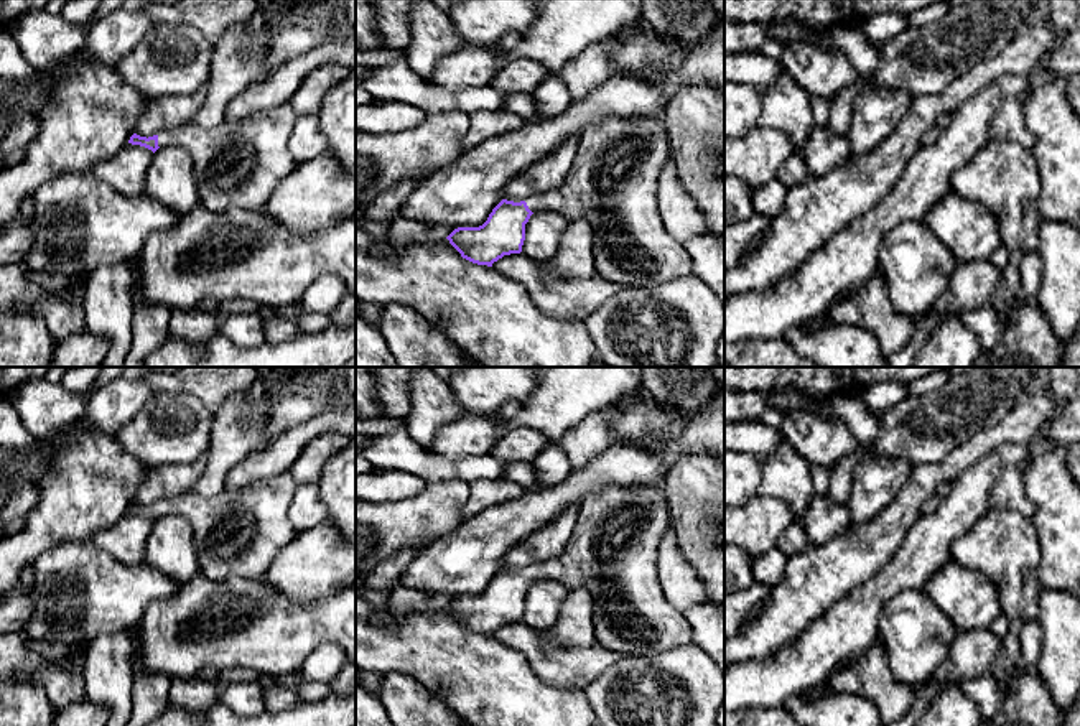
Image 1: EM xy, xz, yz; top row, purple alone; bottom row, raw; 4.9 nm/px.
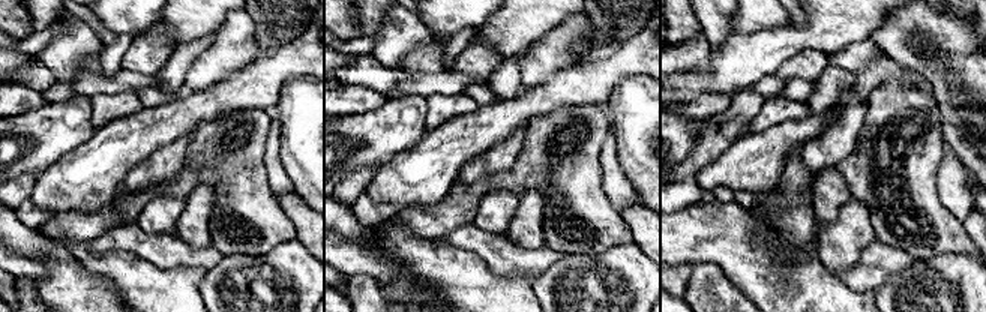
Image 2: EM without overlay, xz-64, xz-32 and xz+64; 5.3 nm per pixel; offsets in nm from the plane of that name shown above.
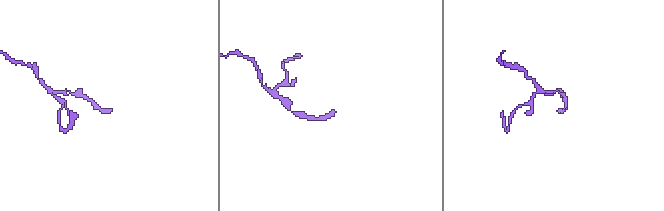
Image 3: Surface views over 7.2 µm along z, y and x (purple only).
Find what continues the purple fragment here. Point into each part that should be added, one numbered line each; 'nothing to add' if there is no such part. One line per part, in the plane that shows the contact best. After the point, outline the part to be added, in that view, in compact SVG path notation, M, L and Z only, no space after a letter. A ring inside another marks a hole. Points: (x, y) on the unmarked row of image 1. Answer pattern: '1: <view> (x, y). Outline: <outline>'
1: xy (237, 534). Outline: M290 471L265 481L250 482L239 489L224 489L214 497L194 492L158 502L158 515L184 517L193 527L193 542L199 571L214 579L229 578L262 579L280 551L295 540L296 528L288 519L296 482Z

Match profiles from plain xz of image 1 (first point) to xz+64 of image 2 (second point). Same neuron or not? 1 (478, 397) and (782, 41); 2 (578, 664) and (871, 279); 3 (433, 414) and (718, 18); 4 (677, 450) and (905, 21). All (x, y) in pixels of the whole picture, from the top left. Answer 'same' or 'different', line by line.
1: different
2: same
3: same
4: different

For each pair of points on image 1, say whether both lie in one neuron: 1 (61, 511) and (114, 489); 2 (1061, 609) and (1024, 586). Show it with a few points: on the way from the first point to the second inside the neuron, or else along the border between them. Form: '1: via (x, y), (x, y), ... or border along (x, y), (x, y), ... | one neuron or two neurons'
1: via (74, 502), (88, 489), (101, 489) | one neuron
2: border along (1042, 588), (1036, 618) | two neurons

